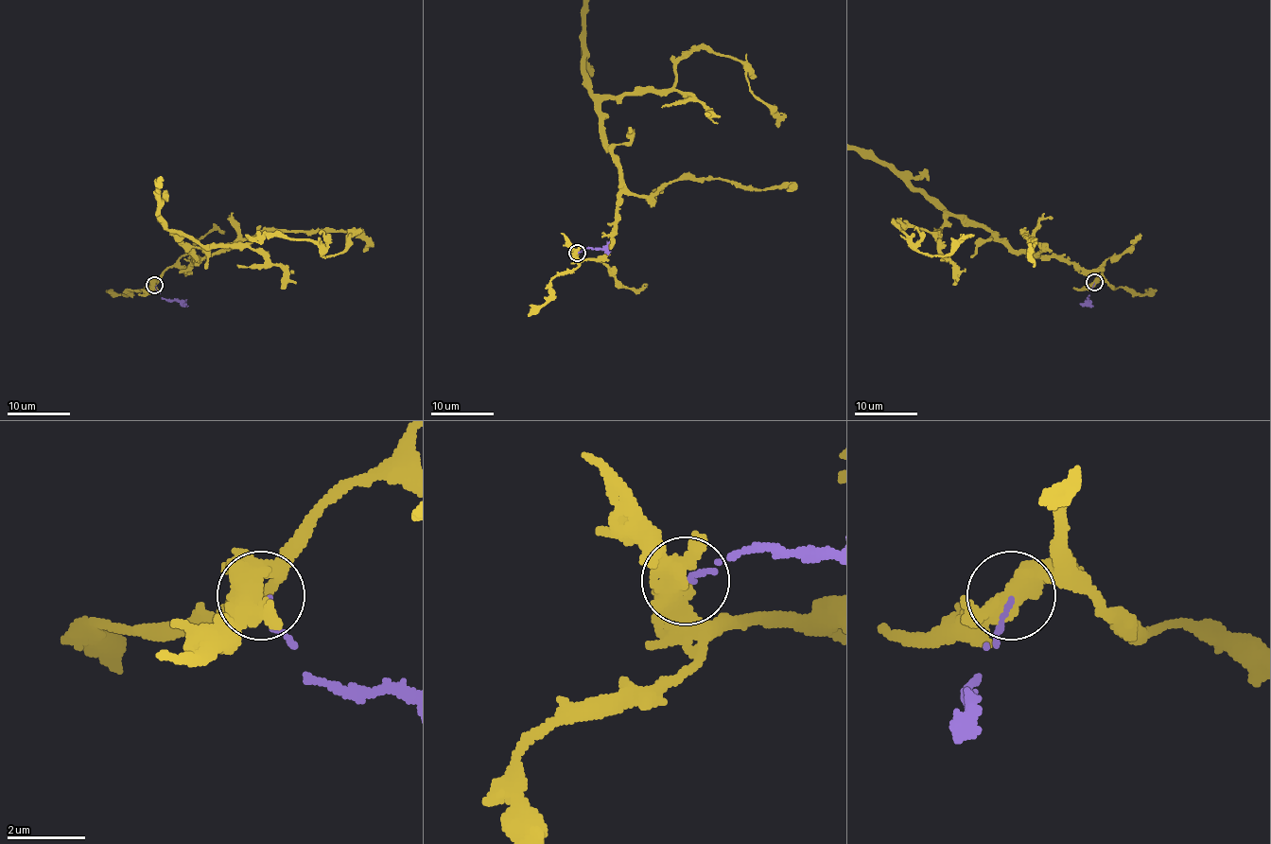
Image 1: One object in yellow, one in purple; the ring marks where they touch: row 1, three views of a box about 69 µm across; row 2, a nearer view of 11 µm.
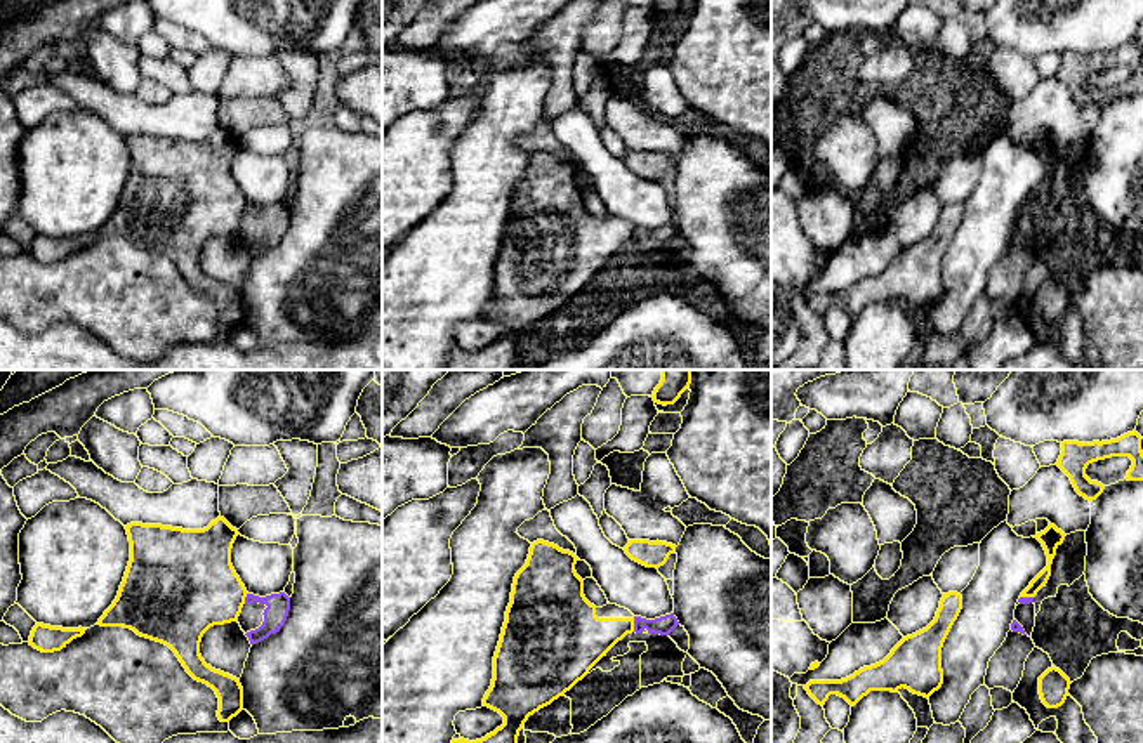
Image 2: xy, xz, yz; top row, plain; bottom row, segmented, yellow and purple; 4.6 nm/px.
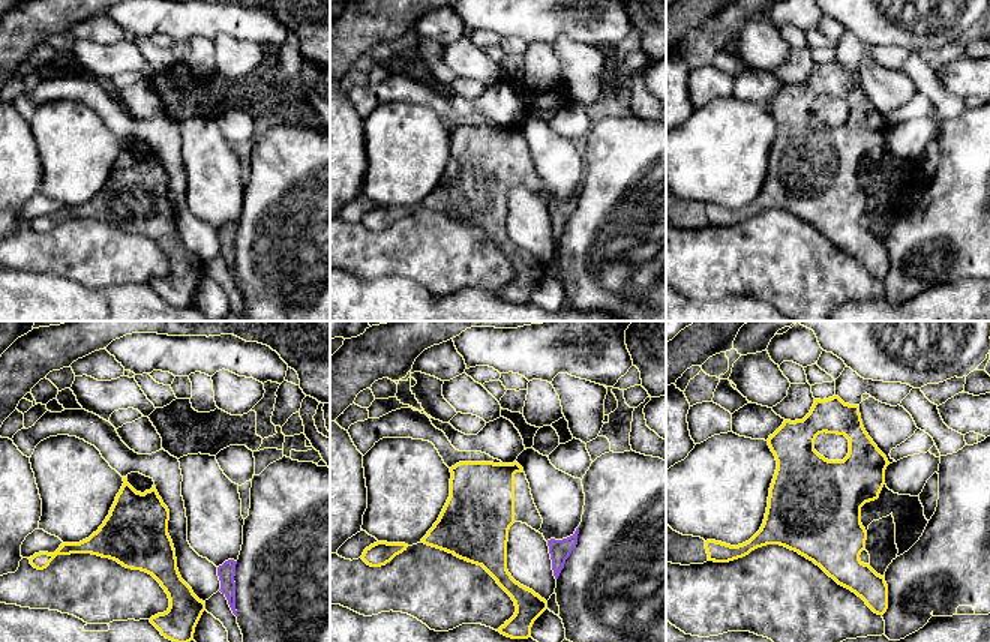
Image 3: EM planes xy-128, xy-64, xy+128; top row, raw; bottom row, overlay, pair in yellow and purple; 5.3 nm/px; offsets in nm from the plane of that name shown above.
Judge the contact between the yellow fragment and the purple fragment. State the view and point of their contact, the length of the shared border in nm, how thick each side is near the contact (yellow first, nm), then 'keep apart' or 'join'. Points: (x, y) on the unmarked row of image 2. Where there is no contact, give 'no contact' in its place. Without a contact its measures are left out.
meets yellow in xz at (633, 236); contact 60 nm long; 260 nm thick on the yellow side, 90 nm on the other; join

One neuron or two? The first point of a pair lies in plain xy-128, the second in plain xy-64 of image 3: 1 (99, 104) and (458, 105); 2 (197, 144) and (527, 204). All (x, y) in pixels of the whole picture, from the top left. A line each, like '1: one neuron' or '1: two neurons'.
1: two neurons
2: two neurons

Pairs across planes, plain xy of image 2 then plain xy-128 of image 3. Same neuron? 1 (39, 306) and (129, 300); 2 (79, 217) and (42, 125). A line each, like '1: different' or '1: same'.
1: different
2: same

